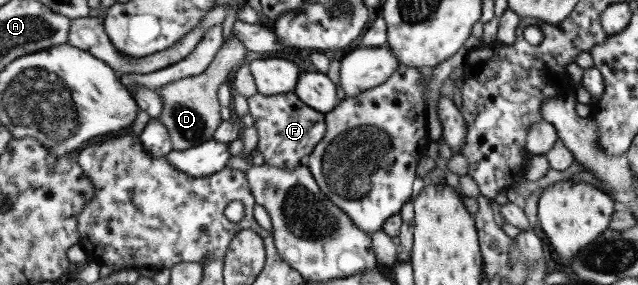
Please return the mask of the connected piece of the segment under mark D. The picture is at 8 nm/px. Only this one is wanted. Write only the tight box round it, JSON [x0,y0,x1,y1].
[157,34,246,150]

